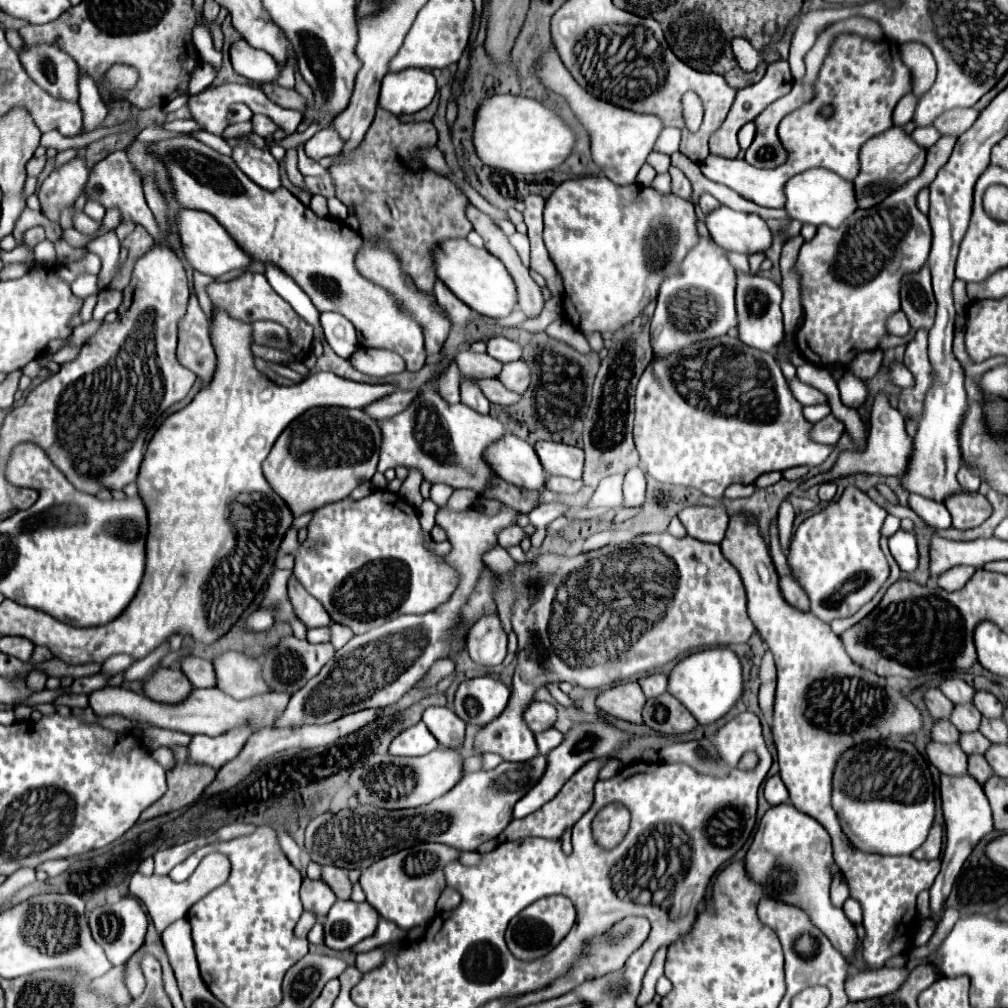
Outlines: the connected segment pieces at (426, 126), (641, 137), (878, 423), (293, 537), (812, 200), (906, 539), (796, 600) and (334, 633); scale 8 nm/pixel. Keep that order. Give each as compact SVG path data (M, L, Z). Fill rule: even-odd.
M378 108L376 118L360 146L346 160L332 164L330 176L336 198L354 206L360 218L360 234L366 240L384 240L398 256L406 274L416 280L420 290L432 290L436 280L436 248L448 238L466 238L472 224L466 216L468 198L446 178L432 174L412 158L416 148L436 146L438 134L432 122L402 124L392 112Z
M552 48L552 56L548 56L548 60L544 60L544 68L540 68L540 76L544 76L544 84L548 84L548 88L552 88L552 92L556 92L568 100L576 118L588 130L590 142L592 142L592 158L604 170L604 174L620 186L634 184L638 170L646 162L660 132L664 130L662 120L652 114L636 114L636 112L628 112L624 108L616 108L608 102L596 100L592 94L584 92L576 84L576 80L572 80L572 76L568 76L568 70L564 68L564 64L560 64L560 58L556 56L554 48Z
M878 392L872 402L872 430L870 430L866 452L862 452L862 454L840 452L836 464L832 466L832 470L828 470L824 474L824 478L836 480L836 478L858 474L858 472L882 474L882 476L902 476L902 474L906 474L910 460L912 460L912 442L914 440L906 434L906 428L904 428L904 416L890 406L886 392Z
M290 528L284 536L284 544L280 546L280 552L286 552L286 554L294 554L298 550L298 530L296 528Z
M812 168L802 174L796 174L790 178L784 186L786 194L786 212L790 220L798 220L802 224L812 224L812 226L840 226L854 210L856 210L856 200L852 196L852 184L844 178L840 178L834 172L828 172L826 168Z
M898 530L894 536L890 536L888 546L902 572L914 572L918 568L918 546L912 532Z
M792 576L780 578L780 592L790 606L800 612L808 612L808 598L804 596L804 592L800 592L800 586L796 584L796 580L792 580Z
M334 622L334 624L330 626L330 642L334 644L336 650L340 650L352 636L354 636L352 630L350 630L350 628L344 628L342 624L336 624L336 622Z

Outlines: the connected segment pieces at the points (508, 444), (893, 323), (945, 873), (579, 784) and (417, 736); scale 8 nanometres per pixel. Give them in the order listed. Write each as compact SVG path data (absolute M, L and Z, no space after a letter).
M508 434L504 440L492 444L492 448L488 450L488 460L492 460L492 466L496 468L496 472L500 472L502 480L518 488L546 488L546 472L536 456L536 450L514 434Z
M898 310L896 314L892 314L888 318L888 332L894 334L894 336L906 336L910 330L910 324L908 324L908 318L904 316L902 310Z
M942 776L940 778L940 796L942 796L942 810L944 810L944 820L946 820L946 850L942 856L942 870L936 876L932 888L930 888L930 908L932 908L932 918L938 922L944 902L952 890L952 884L974 850L974 846L994 830L992 826L992 810L988 804L988 798L984 794L984 788L972 780L972 776Z
M590 760L586 766L582 766L558 792L556 798L552 798L550 802L546 802L540 810L532 812L528 818L520 818L520 820L512 820L512 824L508 824L508 828L504 828L504 832L498 836L500 842L506 840L520 840L520 838L528 838L528 836L540 836L540 838L548 838L548 840L560 840L566 828L572 828L578 818L582 818L582 814L590 808L590 802L594 800L594 782L598 778L598 770L604 766L606 760Z
M418 722L404 732L400 732L392 744L390 754L392 756L424 756L438 748L438 740L430 734L430 730L424 726L424 722Z

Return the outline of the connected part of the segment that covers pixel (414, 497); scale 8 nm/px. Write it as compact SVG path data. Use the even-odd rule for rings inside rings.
M408 468L408 476L401 485L399 495L412 506L420 506L424 500L420 494L420 484L422 484L422 472L416 468Z

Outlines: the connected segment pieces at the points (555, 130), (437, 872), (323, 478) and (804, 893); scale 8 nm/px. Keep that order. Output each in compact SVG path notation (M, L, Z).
M492 96L484 100L476 116L474 144L480 160L488 166L518 172L540 174L558 168L576 146L574 130L550 108L526 96Z
M418 844L412 848L404 848L388 858L374 862L360 876L360 886L366 894L366 902L372 904L378 914L386 920L396 922L402 930L410 930L414 926L426 926L436 908L436 900L446 888L442 868L444 864L458 858L458 850L446 844Z
M312 408L304 416L296 418L278 437L272 452L264 460L264 476L272 484L272 488L286 500L292 508L294 516L318 510L330 502L344 500L360 482L370 480L376 472L378 456L380 456L382 432L374 418L370 418L364 410L348 410L348 408Z
M788 802L772 806L764 814L744 860L746 874L750 876L750 880L762 886L764 896L804 908L810 916L810 922L820 928L828 936L832 946L850 960L856 948L856 930L854 924L846 918L844 910L836 908L830 900L832 864L832 844L824 826L820 826L814 818L796 810Z

